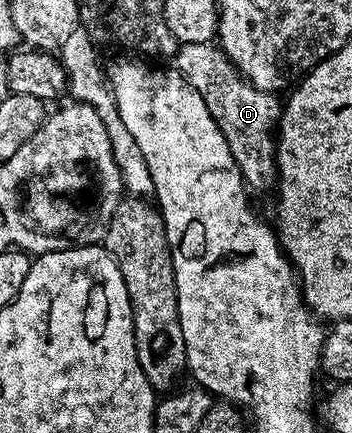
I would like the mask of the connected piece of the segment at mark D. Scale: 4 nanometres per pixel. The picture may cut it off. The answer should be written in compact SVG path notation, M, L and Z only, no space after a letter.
M213 42L181 44L172 62L188 85L204 97L204 105L208 105L212 121L216 121L220 133L224 133L224 141L228 141L228 149L232 149L232 157L247 188L266 191L270 187L271 190L276 179L276 128L283 109L279 96L273 91L256 89Z

